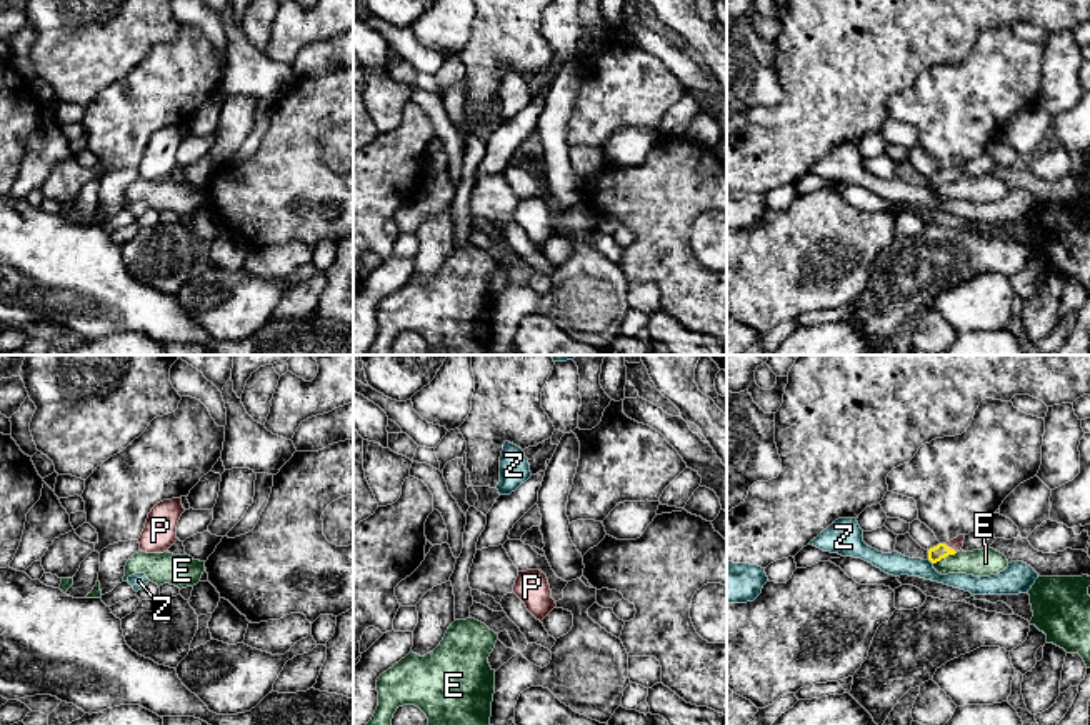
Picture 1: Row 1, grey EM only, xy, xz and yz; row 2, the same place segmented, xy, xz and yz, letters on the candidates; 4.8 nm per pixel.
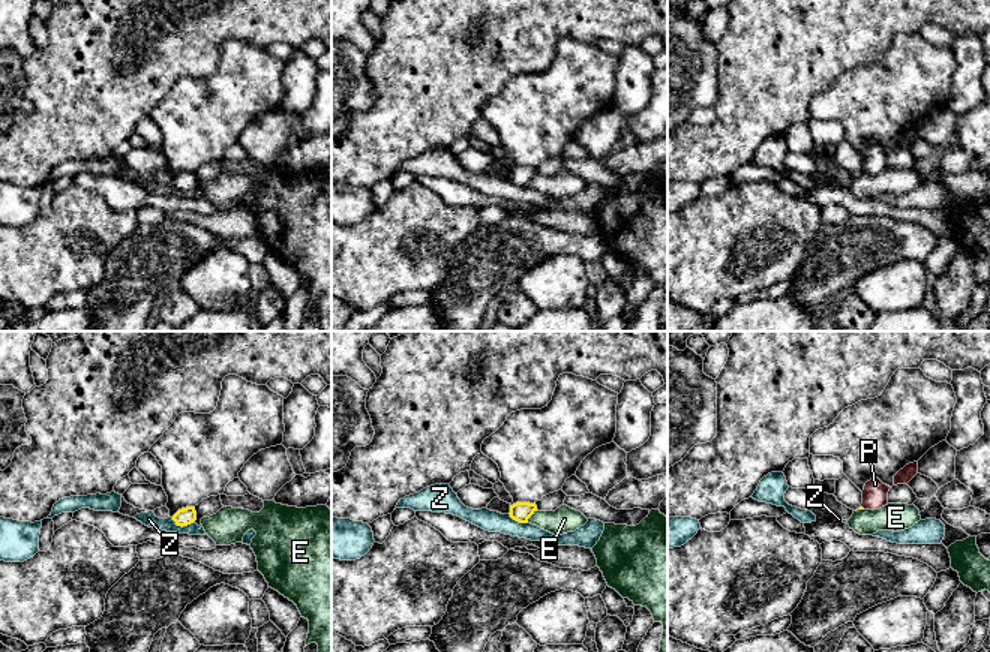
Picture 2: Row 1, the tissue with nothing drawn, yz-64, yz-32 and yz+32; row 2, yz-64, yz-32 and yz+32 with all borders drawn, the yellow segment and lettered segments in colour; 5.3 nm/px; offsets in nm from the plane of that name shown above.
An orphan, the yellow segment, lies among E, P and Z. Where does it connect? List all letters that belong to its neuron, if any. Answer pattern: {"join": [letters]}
{"join": ["P"]}

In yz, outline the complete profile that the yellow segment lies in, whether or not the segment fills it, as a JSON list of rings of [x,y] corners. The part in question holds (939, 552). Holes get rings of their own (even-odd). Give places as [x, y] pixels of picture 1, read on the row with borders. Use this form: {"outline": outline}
{"outline": [[[958,535],[957,538],[947,542],[947,543],[938,543],[937,547],[928,550],[928,560],[932,563],[937,563],[948,555],[955,555],[957,552],[962,550],[963,540],[965,540],[965,535]]]}

